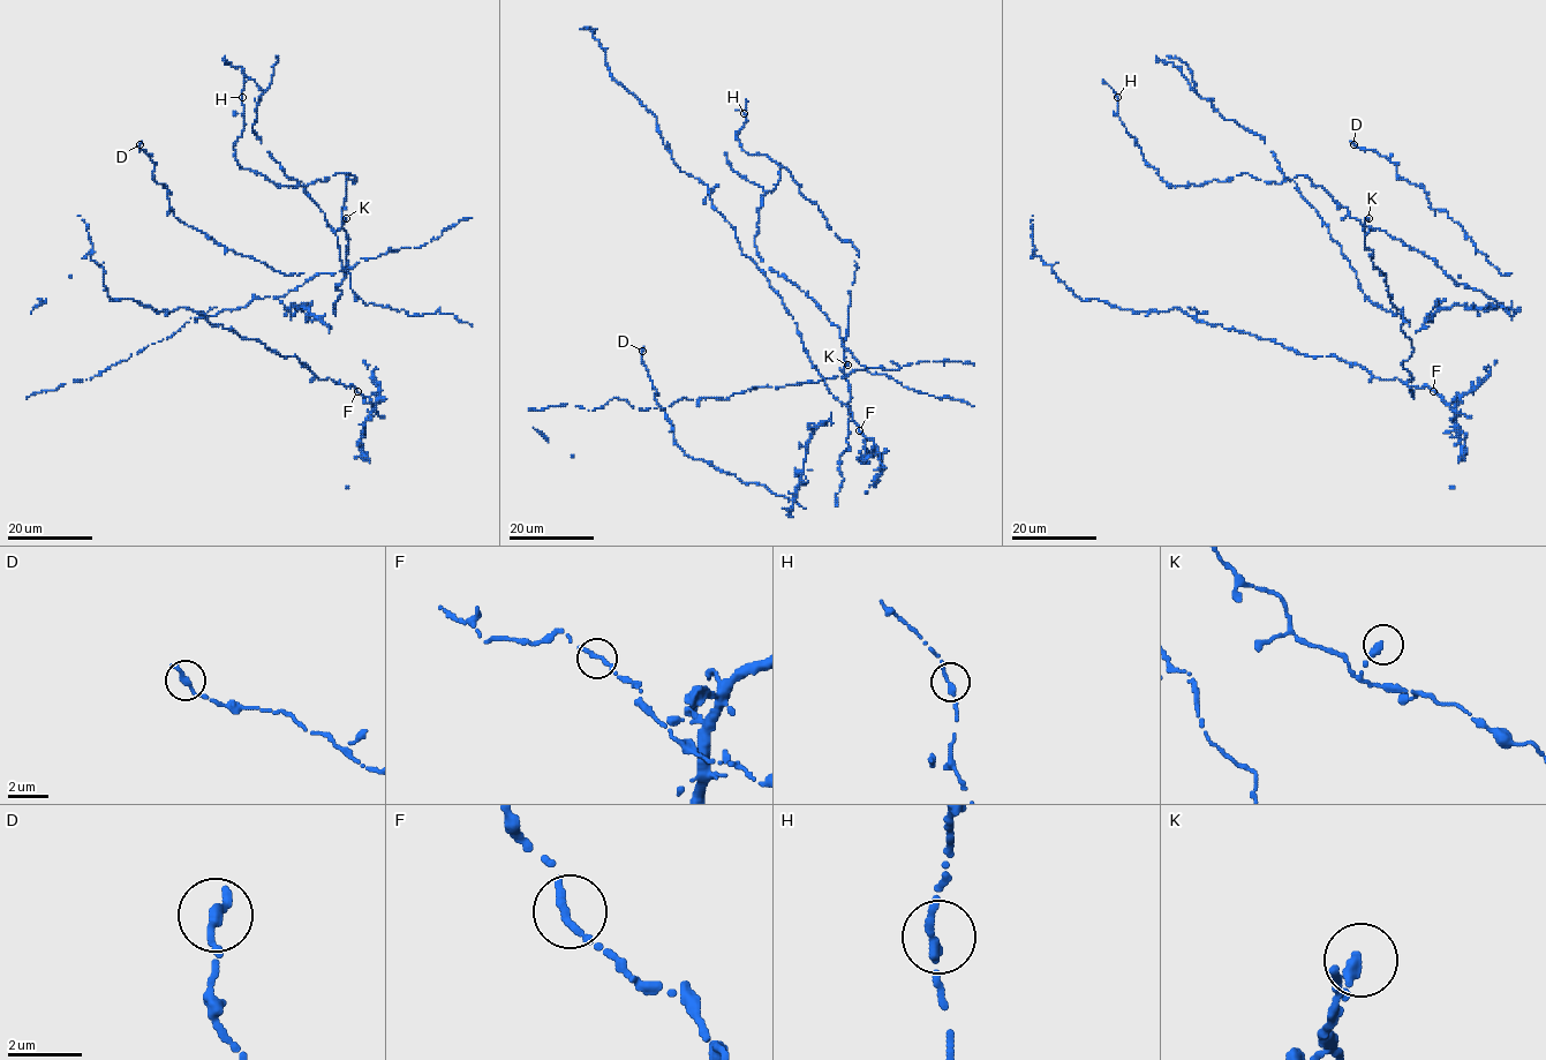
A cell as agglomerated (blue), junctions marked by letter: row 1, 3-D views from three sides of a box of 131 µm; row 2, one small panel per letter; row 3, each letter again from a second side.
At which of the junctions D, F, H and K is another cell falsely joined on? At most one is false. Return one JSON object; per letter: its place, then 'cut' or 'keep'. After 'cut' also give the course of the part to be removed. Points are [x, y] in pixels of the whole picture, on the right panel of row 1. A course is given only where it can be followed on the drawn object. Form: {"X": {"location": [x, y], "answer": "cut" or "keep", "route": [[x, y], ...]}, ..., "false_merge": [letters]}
{"D": {"location": [1354, 144], "answer": "keep"}, "F": {"location": [1433, 391], "answer": "keep"}, "H": {"location": [1117, 97], "answer": "keep"}, "K": {"location": [1369, 218], "answer": "keep"}, "false_merge": []}

